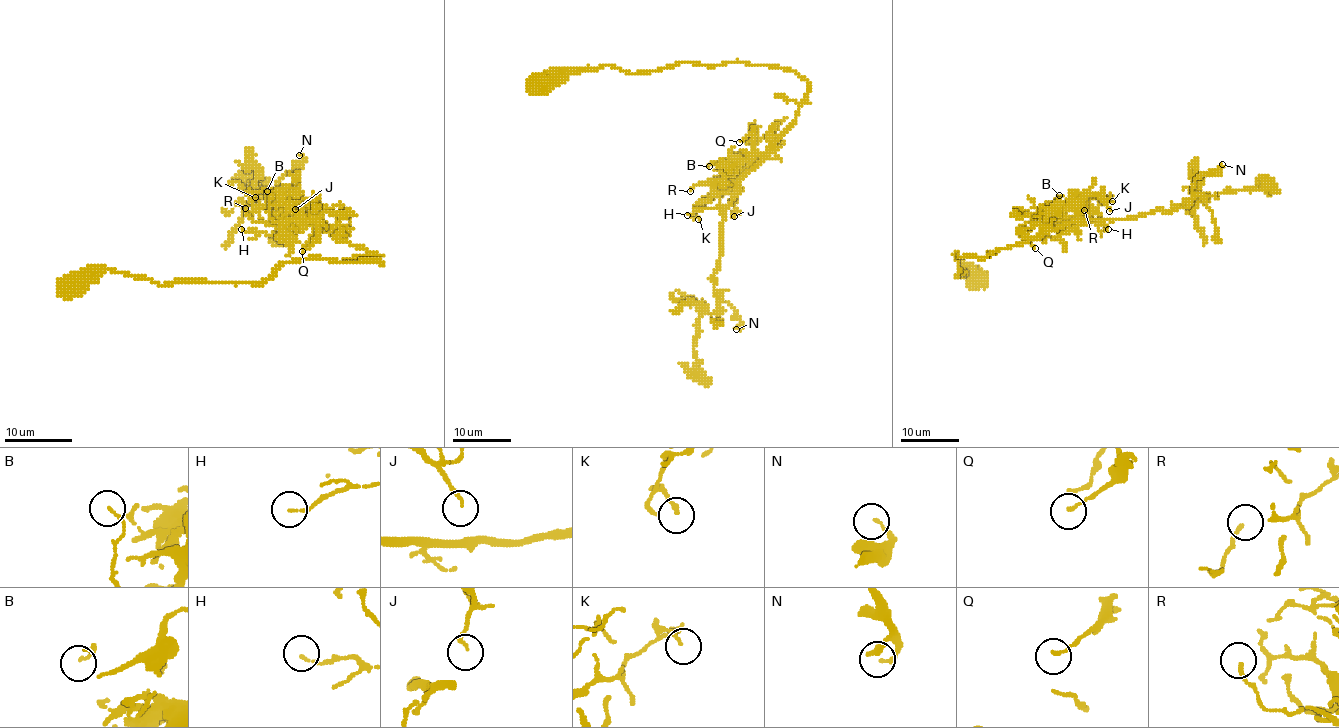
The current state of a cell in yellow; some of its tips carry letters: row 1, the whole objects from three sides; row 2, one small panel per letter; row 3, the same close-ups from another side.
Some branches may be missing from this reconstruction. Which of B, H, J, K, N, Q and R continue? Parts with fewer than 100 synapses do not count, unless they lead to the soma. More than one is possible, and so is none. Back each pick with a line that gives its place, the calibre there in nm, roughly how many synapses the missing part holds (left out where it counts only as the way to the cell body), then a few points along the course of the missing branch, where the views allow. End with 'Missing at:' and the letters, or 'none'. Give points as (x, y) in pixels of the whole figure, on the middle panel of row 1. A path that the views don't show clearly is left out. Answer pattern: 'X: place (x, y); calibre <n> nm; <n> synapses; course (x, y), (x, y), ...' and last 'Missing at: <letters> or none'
H: place (687, 215); calibre 110 nm; 130 synapses; course (687, 215), (681, 213), (690, 188), (747, 109), (761, 96), (783, 96)
Missing at: H

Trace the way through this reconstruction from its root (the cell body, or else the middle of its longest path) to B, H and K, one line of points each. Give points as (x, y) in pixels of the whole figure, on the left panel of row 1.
B: (74, 285), (102, 270), (161, 285), (263, 283), (307, 258), (381, 265), (327, 228), (275, 223), (267, 191)
H: (74, 285), (102, 270), (161, 285), (263, 283), (307, 258), (381, 265), (300, 219), (270, 234), (241, 229)
K: (74, 285), (102, 270), (161, 285), (263, 283), (307, 258), (381, 265), (327, 228), (255, 206), (255, 197)

